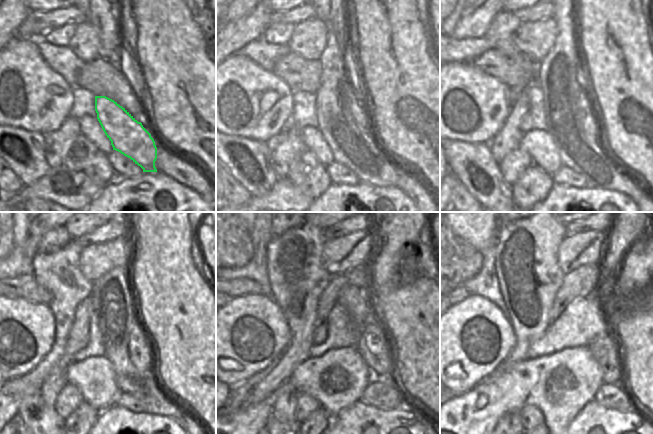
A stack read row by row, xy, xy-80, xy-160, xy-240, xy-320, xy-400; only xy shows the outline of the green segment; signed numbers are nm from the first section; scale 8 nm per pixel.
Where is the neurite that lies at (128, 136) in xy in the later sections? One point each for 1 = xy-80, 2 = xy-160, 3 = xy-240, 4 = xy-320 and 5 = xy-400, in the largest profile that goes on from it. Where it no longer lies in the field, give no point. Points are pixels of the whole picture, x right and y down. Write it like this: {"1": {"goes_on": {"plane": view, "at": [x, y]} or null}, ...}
{"1": {"goes_on": {"plane": "xy-80", "at": [362, 152]}}, "2": {"goes_on": {"plane": "xy-160", "at": [557, 75]}}, "3": {"goes_on": {"plane": "xy-240", "at": [113, 301]}}, "4": {"goes_on": {"plane": "xy-320", "at": [355, 301]}}, "5": {"goes_on": null}}

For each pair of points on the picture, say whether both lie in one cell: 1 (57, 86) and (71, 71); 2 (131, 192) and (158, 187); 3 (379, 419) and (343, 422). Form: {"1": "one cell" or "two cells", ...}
{"1": "two cells", "2": "one cell", "3": "one cell"}

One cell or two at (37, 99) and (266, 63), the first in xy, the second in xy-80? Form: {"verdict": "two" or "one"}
{"verdict": "two"}

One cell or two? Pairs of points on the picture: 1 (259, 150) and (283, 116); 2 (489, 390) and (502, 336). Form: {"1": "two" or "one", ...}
{"1": "two", "2": "two"}

